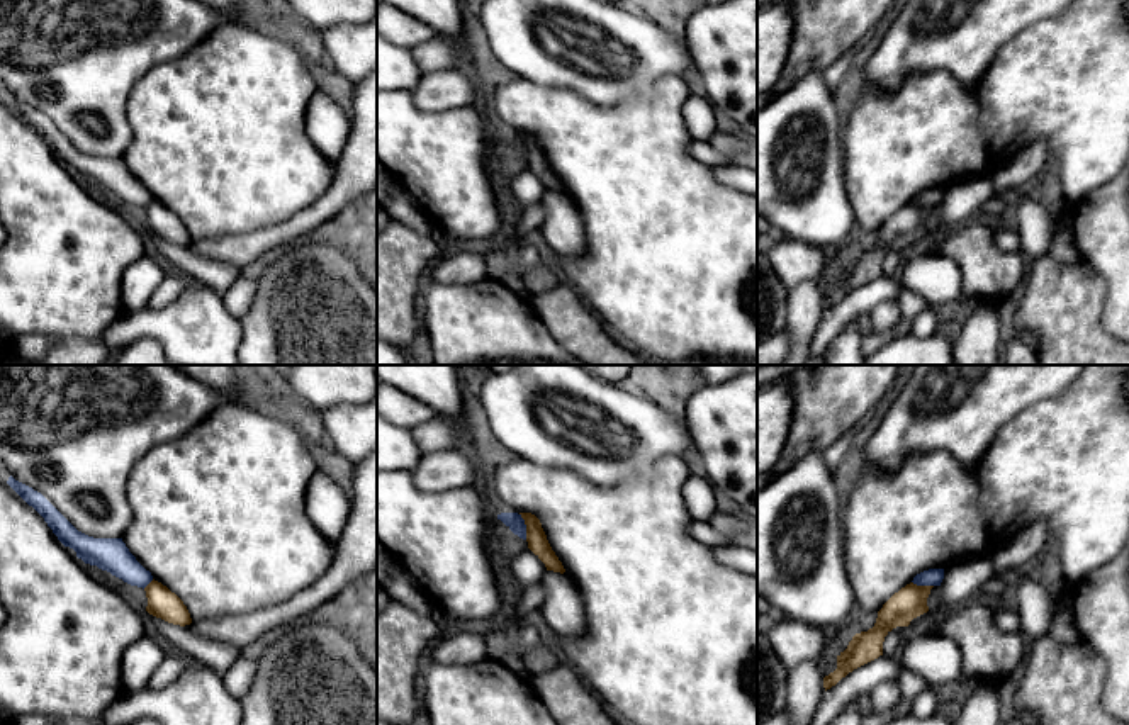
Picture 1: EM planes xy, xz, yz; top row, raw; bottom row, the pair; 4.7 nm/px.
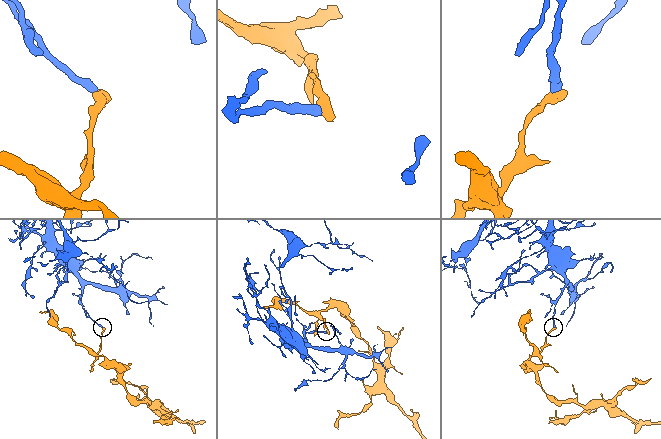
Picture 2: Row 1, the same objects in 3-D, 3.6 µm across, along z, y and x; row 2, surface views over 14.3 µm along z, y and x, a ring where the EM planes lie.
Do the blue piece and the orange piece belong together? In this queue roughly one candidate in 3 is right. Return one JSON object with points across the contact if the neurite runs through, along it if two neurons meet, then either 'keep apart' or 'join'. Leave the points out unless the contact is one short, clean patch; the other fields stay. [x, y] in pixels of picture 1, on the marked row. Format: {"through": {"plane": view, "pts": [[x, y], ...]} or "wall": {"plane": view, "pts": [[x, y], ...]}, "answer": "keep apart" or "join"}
{"wall": {"plane": "xz", "pts": [[520, 513], [527, 539]]}, "answer": "keep apart"}

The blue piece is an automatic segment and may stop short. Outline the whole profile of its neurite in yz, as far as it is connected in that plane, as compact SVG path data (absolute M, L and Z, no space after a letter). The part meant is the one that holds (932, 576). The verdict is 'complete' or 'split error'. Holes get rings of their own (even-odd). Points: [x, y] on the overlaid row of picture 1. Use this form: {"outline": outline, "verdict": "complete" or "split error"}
{"outline": "M929 569L913 577L913 584L917 586L941 586L944 579L944 569Z", "verdict": "complete"}

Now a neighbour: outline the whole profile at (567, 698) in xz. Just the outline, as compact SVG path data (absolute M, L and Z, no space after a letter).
M564 662L530 676L528 683L560 725L620 725L579 674Z

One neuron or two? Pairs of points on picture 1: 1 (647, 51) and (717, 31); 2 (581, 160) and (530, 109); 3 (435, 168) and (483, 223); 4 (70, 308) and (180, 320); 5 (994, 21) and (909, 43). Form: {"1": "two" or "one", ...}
{"1": "two", "2": "one", "3": "one", "4": "two", "5": "one"}

